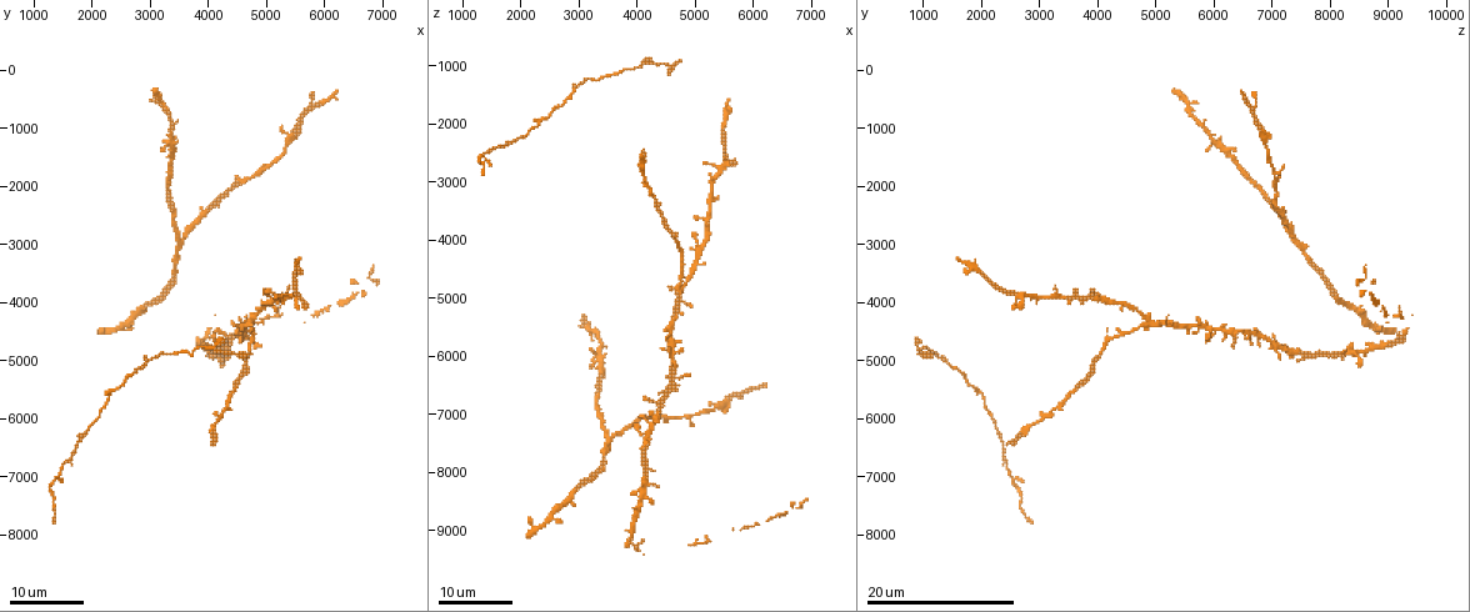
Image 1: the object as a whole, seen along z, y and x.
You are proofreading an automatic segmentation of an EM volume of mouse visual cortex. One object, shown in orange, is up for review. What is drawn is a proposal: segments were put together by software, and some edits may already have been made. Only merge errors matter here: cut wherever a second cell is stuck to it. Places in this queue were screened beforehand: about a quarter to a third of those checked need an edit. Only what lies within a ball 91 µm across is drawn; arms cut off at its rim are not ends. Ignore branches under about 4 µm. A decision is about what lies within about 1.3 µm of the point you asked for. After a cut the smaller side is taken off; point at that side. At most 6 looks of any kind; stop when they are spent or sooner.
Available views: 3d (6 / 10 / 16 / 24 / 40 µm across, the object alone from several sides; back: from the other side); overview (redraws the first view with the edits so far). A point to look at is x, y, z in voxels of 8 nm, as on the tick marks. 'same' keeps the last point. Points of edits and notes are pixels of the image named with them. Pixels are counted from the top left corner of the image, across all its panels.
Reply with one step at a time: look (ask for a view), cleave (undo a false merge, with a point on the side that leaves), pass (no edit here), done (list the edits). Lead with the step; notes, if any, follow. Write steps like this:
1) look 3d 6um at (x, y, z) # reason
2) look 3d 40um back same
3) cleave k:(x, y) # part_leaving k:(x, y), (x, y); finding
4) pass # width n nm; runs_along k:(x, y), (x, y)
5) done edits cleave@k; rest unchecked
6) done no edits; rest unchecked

look 3d 24um at (3150, 3950, 8050)

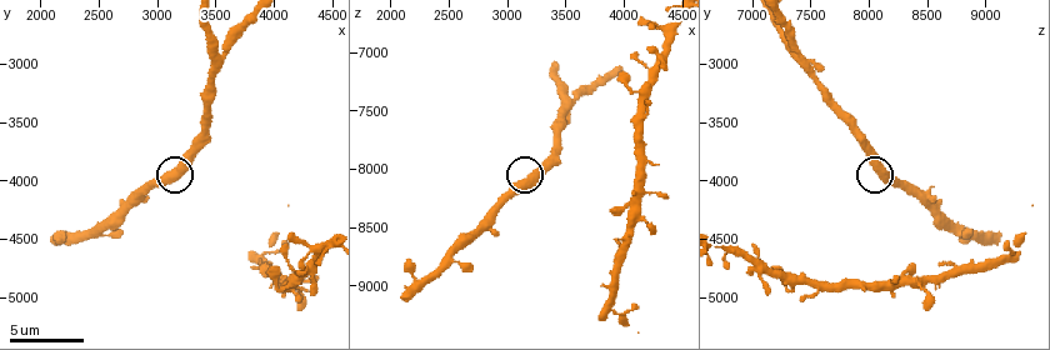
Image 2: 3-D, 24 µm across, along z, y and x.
look 3d 6um at (3180, 3920, 8120)

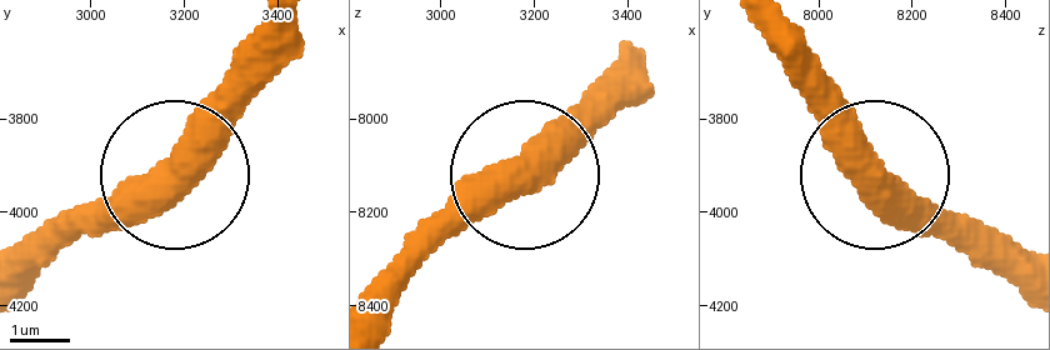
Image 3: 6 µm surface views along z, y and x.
pass # side_arm 13 um; one cell here

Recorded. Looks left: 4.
look 3d 24um at (4000, 4750, 8300)

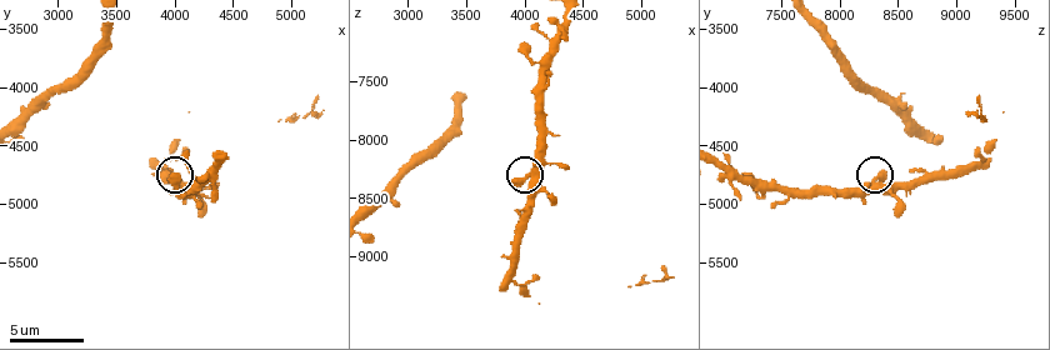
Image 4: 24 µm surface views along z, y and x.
look 3d 10um at (4000, 4760, 8340) # zoom in

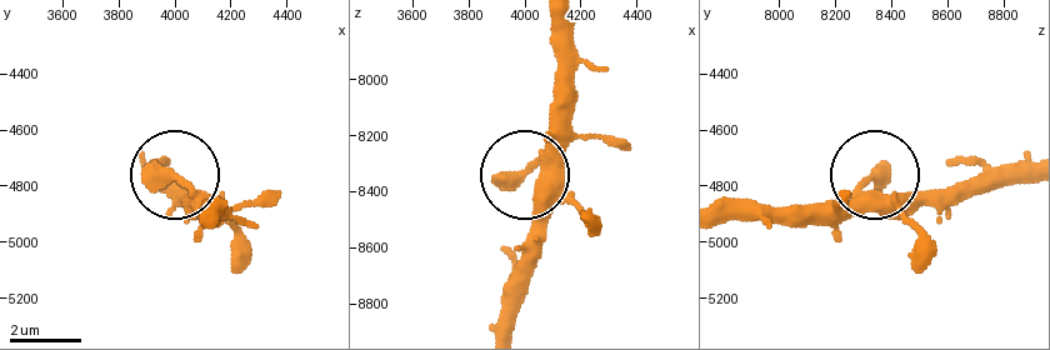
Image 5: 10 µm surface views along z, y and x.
pass # continuous, no second cell

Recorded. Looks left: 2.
look 3d 24um at (5550, 3350, 1800) # two arms in line, one across

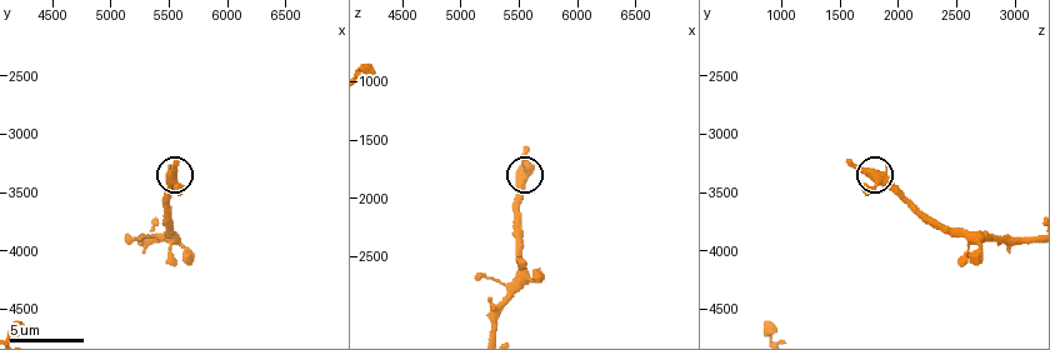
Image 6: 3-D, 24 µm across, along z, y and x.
look 3d 6um at (5540, 3400, 1820) # closer look

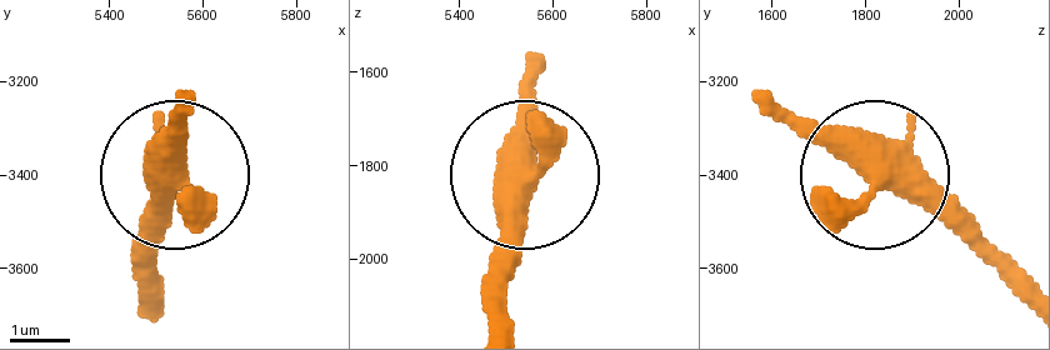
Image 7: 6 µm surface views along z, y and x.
pass # runs_along 7:(1026, 304), (951, 229), (763, 99); one cell here

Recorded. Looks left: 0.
done no edits; rest unchecked

